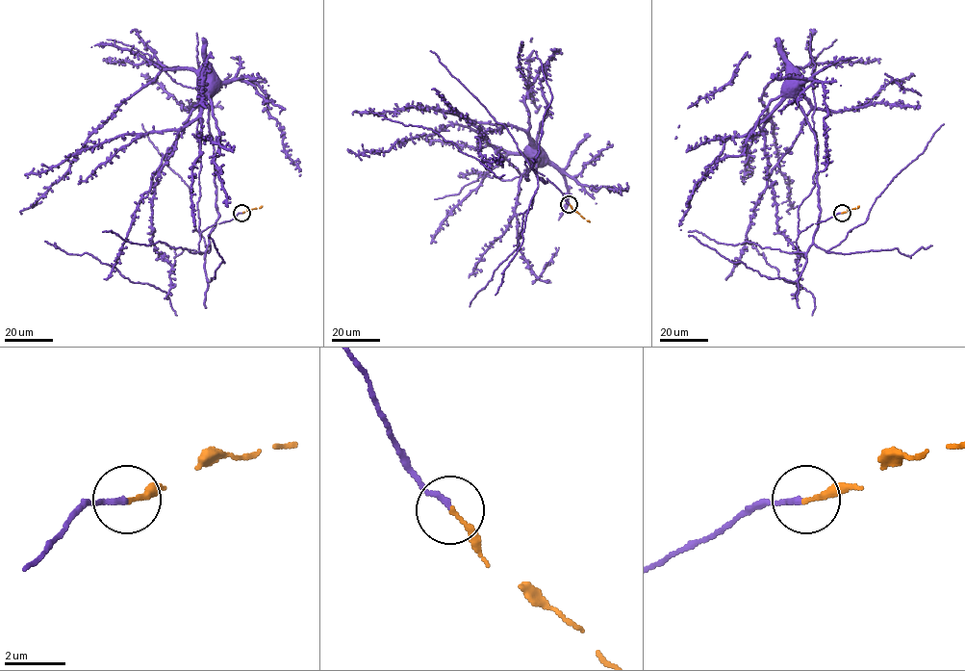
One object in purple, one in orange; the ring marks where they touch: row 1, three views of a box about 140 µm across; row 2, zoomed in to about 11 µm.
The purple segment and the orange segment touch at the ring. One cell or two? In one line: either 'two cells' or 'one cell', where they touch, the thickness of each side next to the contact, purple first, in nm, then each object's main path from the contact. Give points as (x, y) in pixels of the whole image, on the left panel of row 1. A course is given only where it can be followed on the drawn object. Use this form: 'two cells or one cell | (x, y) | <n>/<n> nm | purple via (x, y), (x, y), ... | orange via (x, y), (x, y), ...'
one cell | (241, 213) | 180/170 nm | purple via (241, 213), (203, 230), (199, 250), (204, 252), (218, 216), (208, 120), (210, 99), (201, 90), (203, 86) | orange via (241, 213), (262, 206)

